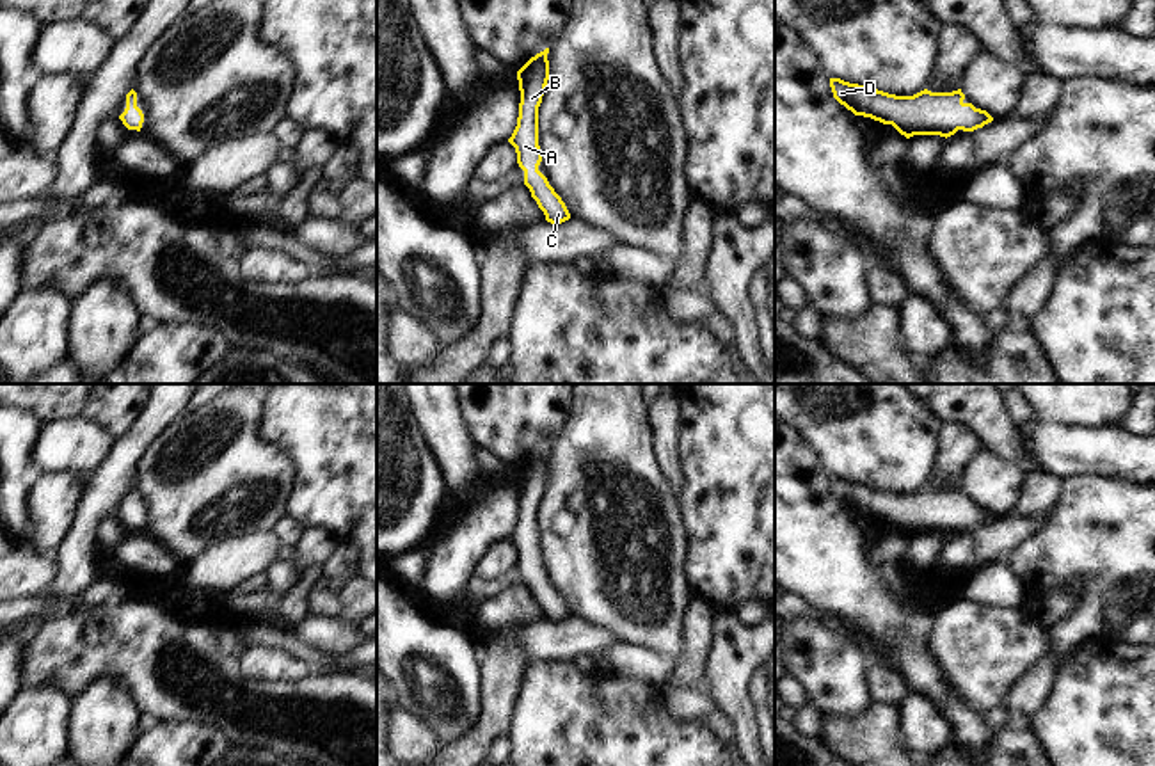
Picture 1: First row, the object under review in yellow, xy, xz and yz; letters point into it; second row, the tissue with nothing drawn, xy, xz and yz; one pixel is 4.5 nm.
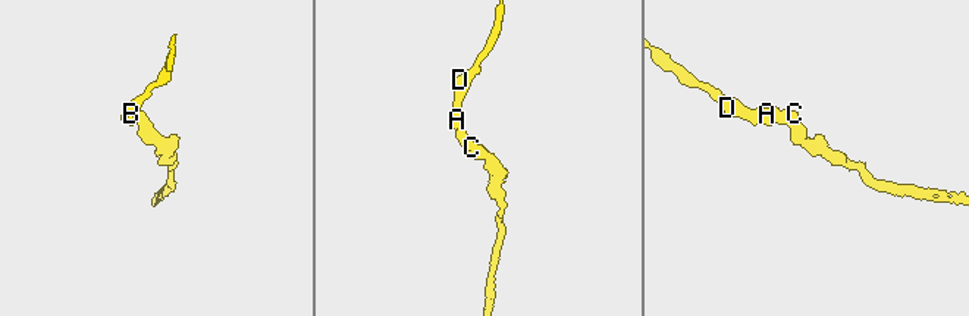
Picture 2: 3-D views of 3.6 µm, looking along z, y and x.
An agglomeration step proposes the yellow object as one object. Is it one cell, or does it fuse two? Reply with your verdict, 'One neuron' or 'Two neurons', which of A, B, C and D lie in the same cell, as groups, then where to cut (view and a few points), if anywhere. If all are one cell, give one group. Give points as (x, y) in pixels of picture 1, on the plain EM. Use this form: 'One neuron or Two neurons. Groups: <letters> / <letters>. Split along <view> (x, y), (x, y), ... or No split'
One neuron. Groups: A B C D. No split

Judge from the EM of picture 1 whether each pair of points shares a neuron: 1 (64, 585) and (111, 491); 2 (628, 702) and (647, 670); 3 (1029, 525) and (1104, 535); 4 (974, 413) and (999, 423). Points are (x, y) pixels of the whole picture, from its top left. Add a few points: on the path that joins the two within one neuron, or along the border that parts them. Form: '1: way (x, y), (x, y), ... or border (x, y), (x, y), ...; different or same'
1: way (77, 562), (79, 542), (89, 514); same
2: border (606, 670), (656, 688); different
3: border (1049, 514), (1035, 532), (1008, 553); different
4: way (979, 413), (994, 423); same

